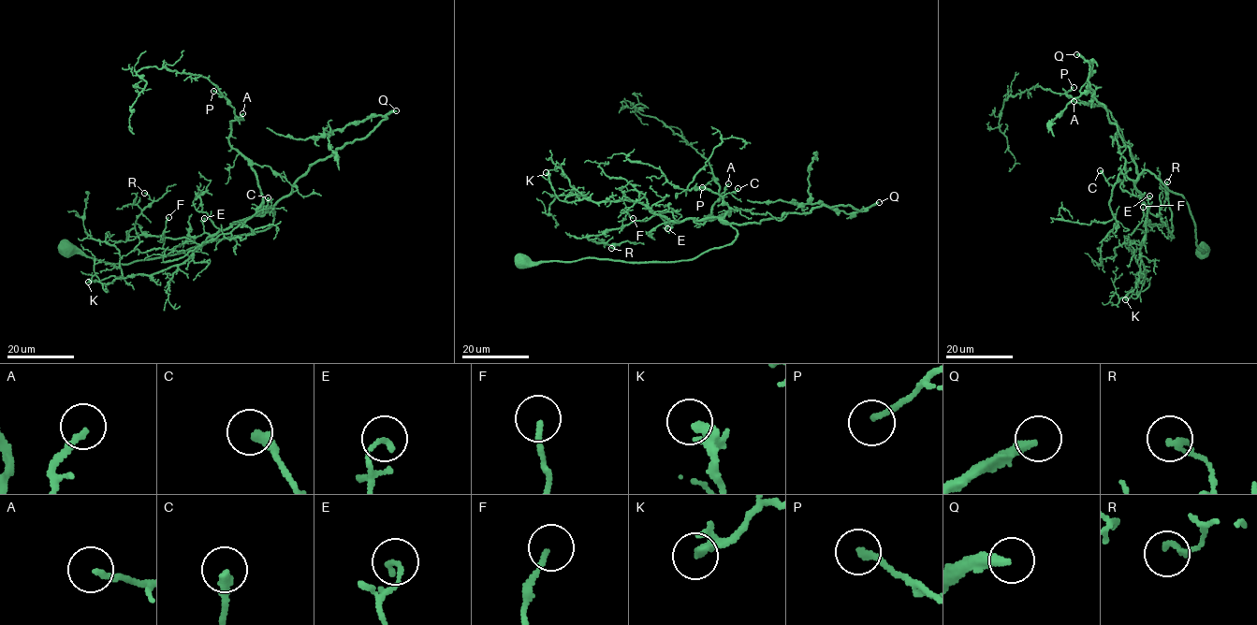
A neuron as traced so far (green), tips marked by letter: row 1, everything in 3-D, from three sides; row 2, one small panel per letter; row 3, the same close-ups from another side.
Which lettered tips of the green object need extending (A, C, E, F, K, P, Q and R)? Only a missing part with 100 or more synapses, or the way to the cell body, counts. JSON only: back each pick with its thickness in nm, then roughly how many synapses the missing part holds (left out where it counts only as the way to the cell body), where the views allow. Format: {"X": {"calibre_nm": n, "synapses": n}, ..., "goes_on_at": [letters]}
{"Q": {"calibre_nm": 280, "synapses": 190}, "goes_on_at": ["Q"]}

